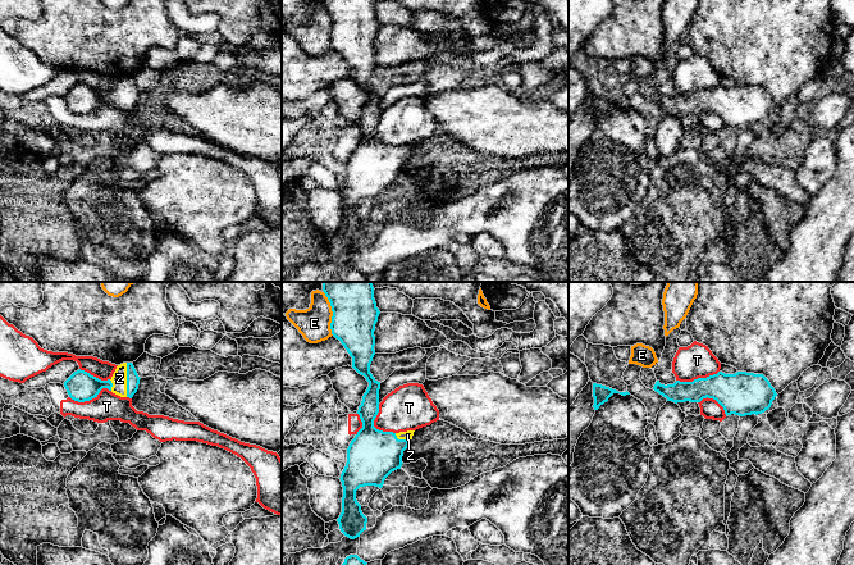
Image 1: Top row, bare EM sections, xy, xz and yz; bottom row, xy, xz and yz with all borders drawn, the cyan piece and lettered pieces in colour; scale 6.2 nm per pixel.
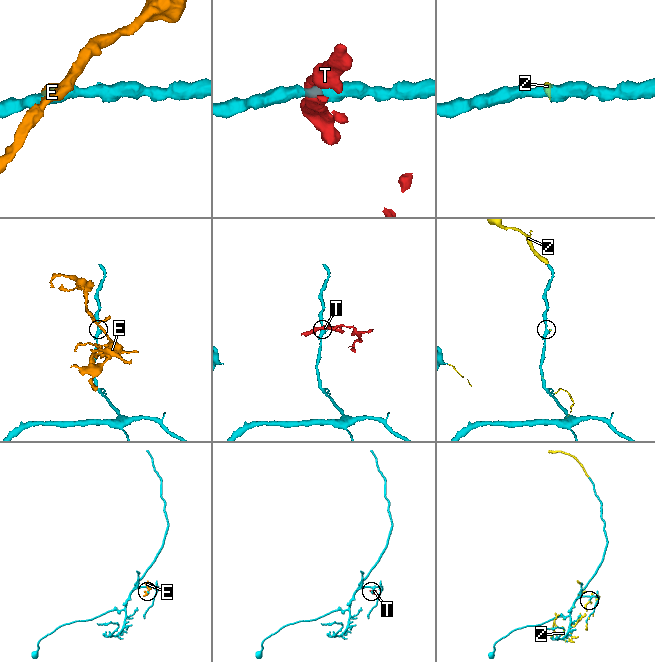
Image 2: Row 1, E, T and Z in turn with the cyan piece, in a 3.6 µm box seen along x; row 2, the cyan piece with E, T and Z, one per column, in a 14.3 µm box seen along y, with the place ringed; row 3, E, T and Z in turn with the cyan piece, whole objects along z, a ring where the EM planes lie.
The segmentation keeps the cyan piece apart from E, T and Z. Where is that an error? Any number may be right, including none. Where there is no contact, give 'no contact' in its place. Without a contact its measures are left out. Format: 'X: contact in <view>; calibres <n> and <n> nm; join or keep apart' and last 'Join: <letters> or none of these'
E: contact in xz; calibres 280 and 200 nm; keep apart
T: contact in xy; calibres 190 and 180 nm; keep apart
Z: contact in xy; calibres 80 and 100 nm; join
Join: Z

